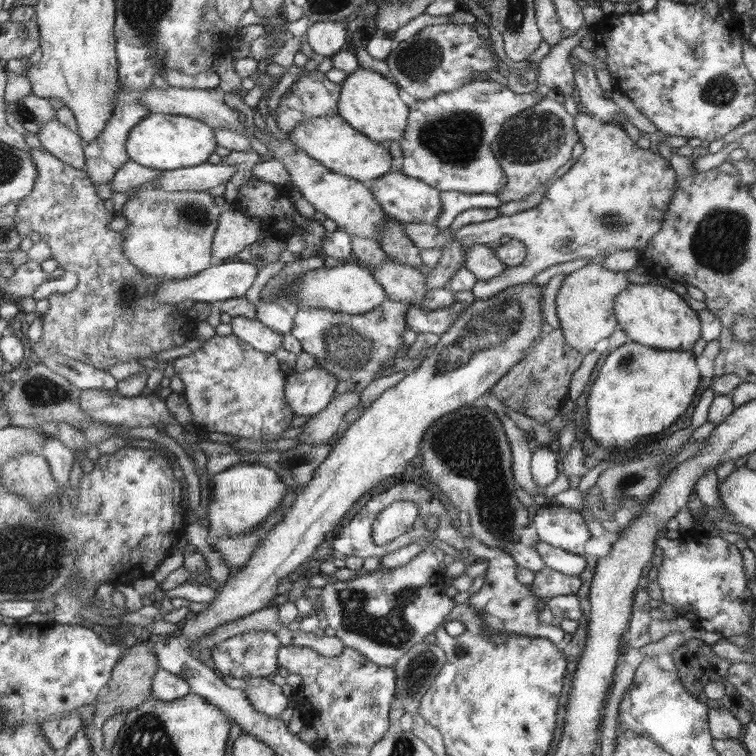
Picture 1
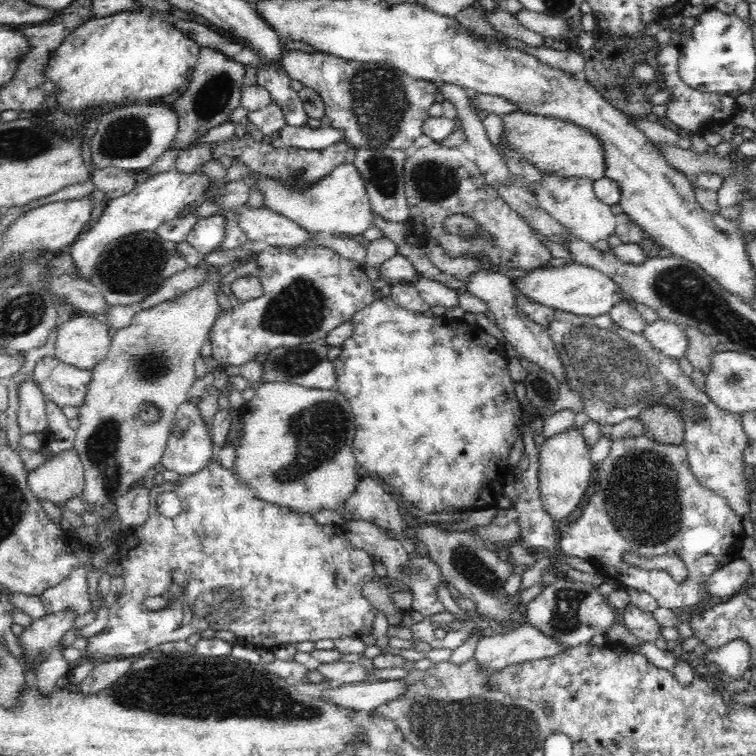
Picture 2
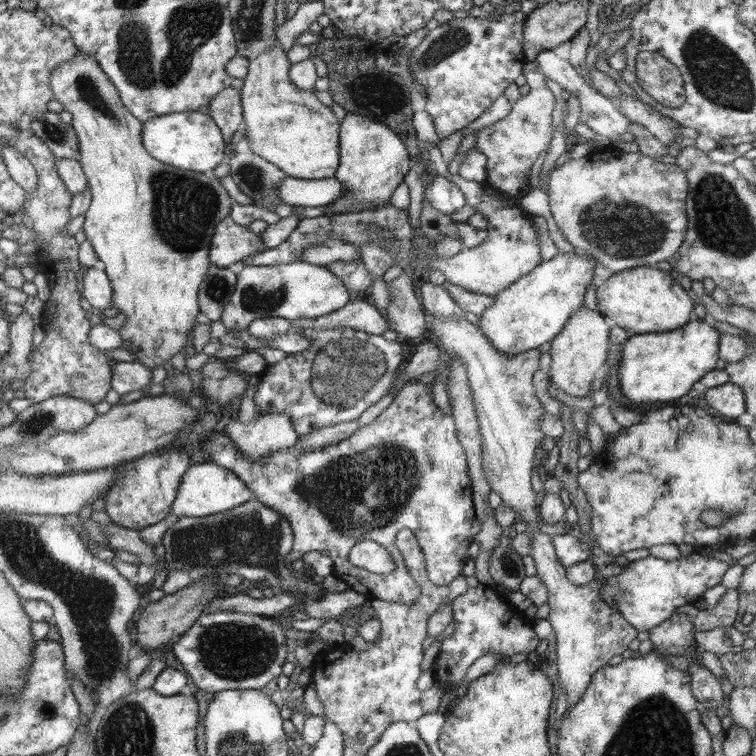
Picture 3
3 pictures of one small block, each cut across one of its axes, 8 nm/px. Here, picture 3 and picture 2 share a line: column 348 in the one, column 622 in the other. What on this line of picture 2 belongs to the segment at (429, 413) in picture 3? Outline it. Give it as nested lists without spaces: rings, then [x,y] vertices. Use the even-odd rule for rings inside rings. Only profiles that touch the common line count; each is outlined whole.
[[[647,434],[617,438],[613,440],[608,456],[599,462],[599,467],[599,490],[592,494],[582,515],[575,522],[561,526],[558,530],[558,544],[563,554],[587,560],[601,576],[622,586],[647,592],[656,599],[659,607],[672,610],[700,604],[709,595],[704,584],[712,573],[741,557],[747,535],[744,533],[740,515],[728,507],[724,497],[698,483],[691,472],[688,451],[683,442],[678,445],[664,445]],[[672,553],[686,566],[687,577],[681,583],[676,582],[664,570],[650,571],[628,562],[628,558],[634,554],[660,557]]]

